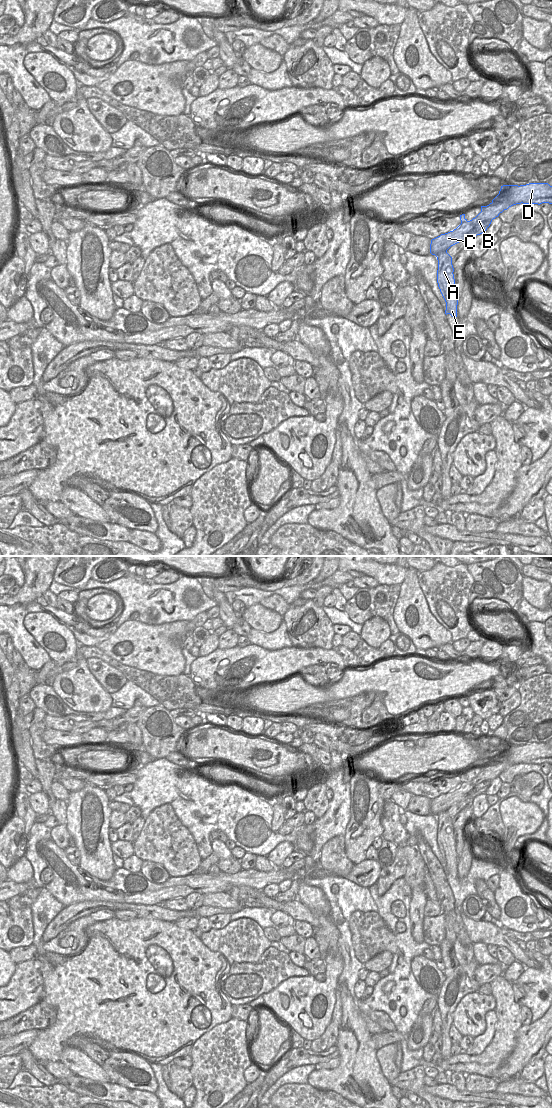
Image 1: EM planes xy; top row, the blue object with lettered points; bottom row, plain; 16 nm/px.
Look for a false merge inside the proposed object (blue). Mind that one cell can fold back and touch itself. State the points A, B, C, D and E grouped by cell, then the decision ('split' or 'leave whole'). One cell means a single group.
A E / B C D; split

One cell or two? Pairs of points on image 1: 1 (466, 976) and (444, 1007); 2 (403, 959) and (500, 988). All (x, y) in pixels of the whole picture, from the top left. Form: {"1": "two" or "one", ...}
{"1": "one", "2": "two"}

